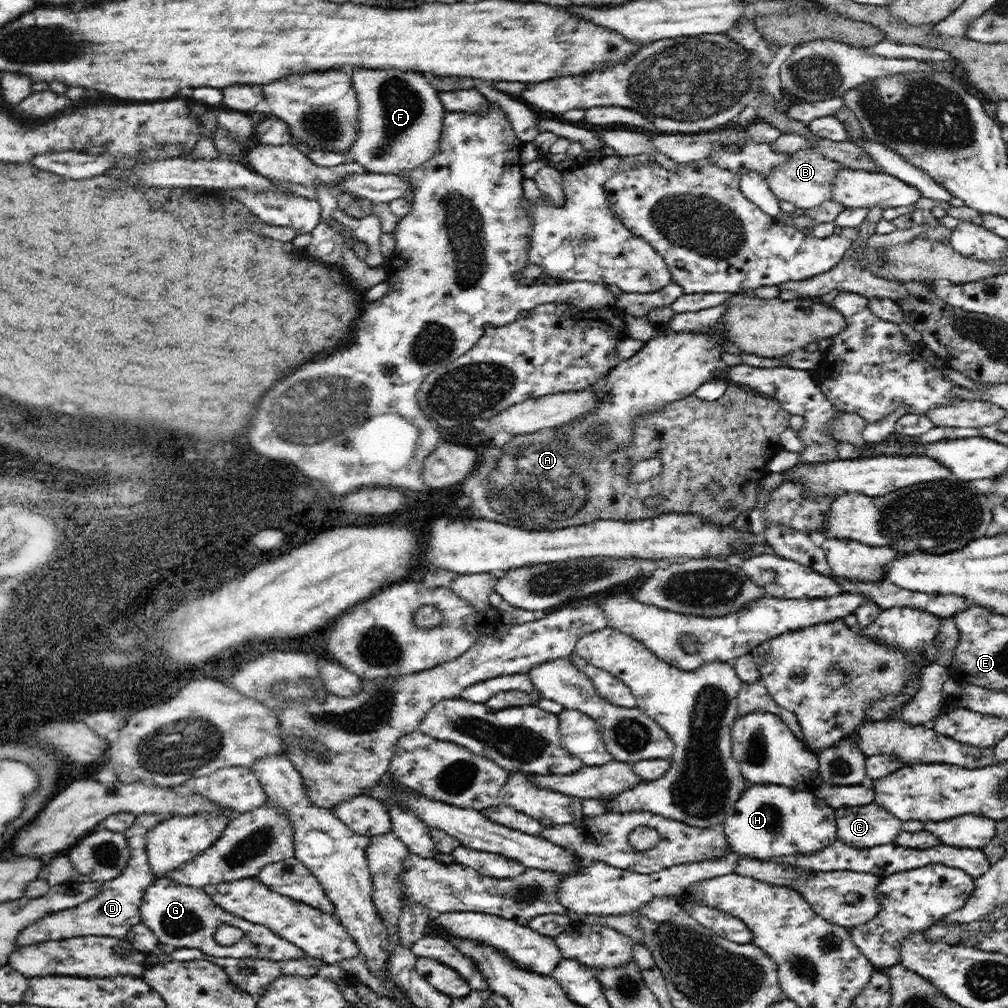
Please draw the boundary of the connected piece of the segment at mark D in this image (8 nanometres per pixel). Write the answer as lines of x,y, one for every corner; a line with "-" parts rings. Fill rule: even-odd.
150,810
136,814
135,821
122,832
129,856
126,866
120,871
120,874
116,878
104,881
100,891
87,902
80,904
78,908
48,914
44,918
40,918
36,924
28,926
28,930
24,930
18,936
16,944
18,946
30,946
30,944
46,942
46,940
66,940
66,938
90,936
90,934
102,937
110,936
110,938
126,938
131,933
132,928
140,923
137,908
140,907
144,888
157,878
150,868
147,855
148,835
161,822
167,821
172,814
174,814
174,811
164,810

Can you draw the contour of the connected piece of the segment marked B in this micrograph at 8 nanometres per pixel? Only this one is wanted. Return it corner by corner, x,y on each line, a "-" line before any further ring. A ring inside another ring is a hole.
807,146
782,158
776,166
772,166
772,170
766,172
765,178
778,200
786,200
786,202
792,202
796,208
808,210
833,200
835,184
847,170
844,163
828,158

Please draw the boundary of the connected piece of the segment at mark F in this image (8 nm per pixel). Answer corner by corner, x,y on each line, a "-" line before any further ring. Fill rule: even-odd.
356,66
352,74
353,88
359,102
359,124
362,133
359,134
351,152
353,160
364,166
368,172
376,174
395,174
402,168
410,169
424,162
436,150
436,140
440,138
440,120
445,108
438,92
420,72
398,70
398,68
364,68

